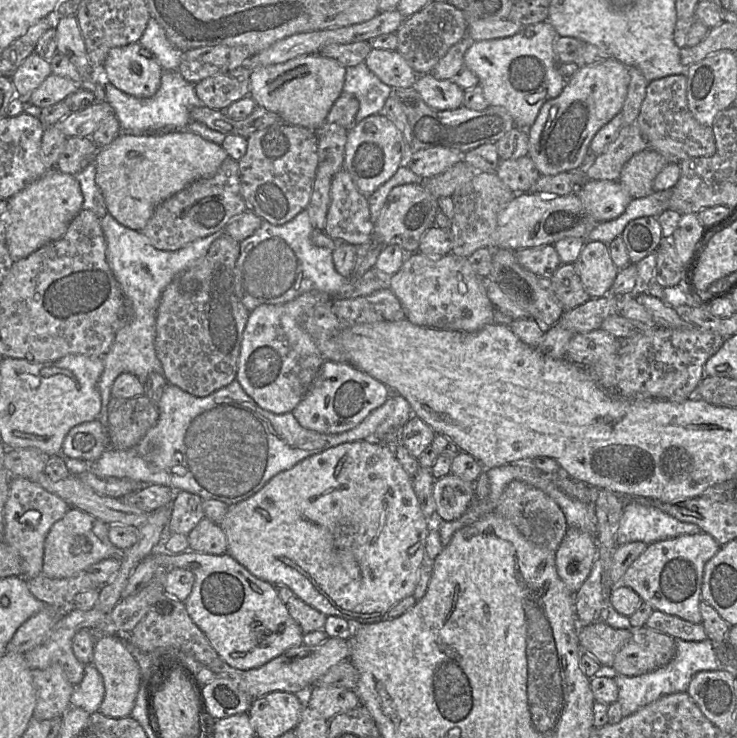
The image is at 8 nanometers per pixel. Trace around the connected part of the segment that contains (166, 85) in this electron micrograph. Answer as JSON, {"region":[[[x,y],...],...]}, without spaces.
{"region":[[[96,69],[96,73],[90,78],[104,88],[105,100],[113,108],[122,133],[185,130],[191,122],[191,109],[204,105],[196,94],[195,84],[187,82],[178,71],[162,70],[161,85],[149,98],[136,98],[122,92],[105,79],[100,69]]]}

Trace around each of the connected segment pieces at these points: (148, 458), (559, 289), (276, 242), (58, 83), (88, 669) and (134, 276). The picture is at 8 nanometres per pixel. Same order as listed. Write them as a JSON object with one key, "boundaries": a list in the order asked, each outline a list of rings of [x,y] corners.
{"boundaries":[[[[237,379],[233,380],[229,385],[220,388],[208,396],[204,397],[197,397],[188,392],[180,389],[179,387],[167,384],[160,402],[157,406],[159,411],[159,419],[158,422],[154,427],[152,427],[147,434],[143,437],[143,439],[134,447],[125,450],[113,449],[108,448],[106,449],[103,454],[95,461],[86,461],[82,459],[70,458],[68,456],[63,456],[63,460],[68,468],[68,471],[71,475],[78,475],[83,472],[91,472],[97,476],[110,476],[116,478],[128,478],[134,480],[140,484],[157,484],[157,485],[164,485],[175,492],[178,491],[187,491],[193,494],[198,495],[203,500],[219,500],[226,503],[228,506],[234,505],[239,503],[247,498],[251,497],[255,493],[257,493],[264,485],[272,479],[275,475],[285,470],[289,470],[294,467],[300,461],[321,453],[325,450],[330,448],[336,447],[341,444],[350,443],[350,442],[357,442],[363,439],[372,438],[375,435],[375,427],[382,421],[382,419],[390,412],[392,406],[392,400],[395,397],[395,394],[383,404],[382,408],[378,408],[373,411],[365,420],[363,420],[356,428],[349,430],[344,433],[340,434],[321,434],[316,431],[312,431],[302,427],[299,422],[296,420],[292,412],[285,413],[285,414],[274,414],[267,410],[262,409],[258,404],[248,396]]],[[[562,264],[550,281],[556,297],[565,311],[581,306],[591,299],[574,264]]],[[[304,209],[282,225],[263,220],[252,235],[239,242],[240,253],[234,267],[234,291],[249,312],[263,304],[289,302],[313,290],[348,299],[371,295],[389,287],[389,277],[378,272],[375,277],[367,279],[362,276],[356,281],[339,274],[334,266],[333,251],[312,243],[314,230],[308,210]]],[[[51,74],[26,97],[26,100],[37,107],[45,108],[64,101],[78,89],[79,86],[70,79]]],[[[93,662],[85,665],[83,680],[73,686],[74,690],[70,698],[71,707],[82,708],[90,714],[99,711],[105,687],[103,678]]],[[[97,211],[93,213],[100,220],[109,266],[131,307],[130,320],[117,332],[110,350],[103,356],[104,370],[98,382],[101,409],[97,420],[108,431],[108,404],[115,379],[122,373],[131,373],[144,384],[151,372],[163,375],[163,368],[155,351],[156,316],[162,292],[178,273],[193,266],[206,255],[211,244],[225,235],[225,227],[190,242],[179,250],[164,251],[155,248],[141,231],[120,224],[109,212],[104,215]]]]}

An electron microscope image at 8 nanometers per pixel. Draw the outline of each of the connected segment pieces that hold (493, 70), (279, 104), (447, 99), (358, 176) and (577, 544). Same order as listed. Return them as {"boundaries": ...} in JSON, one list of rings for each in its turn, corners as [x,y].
{"boundaries":[[[[547,21],[523,28],[513,36],[472,42],[464,62],[479,80],[484,96],[492,106],[505,108],[516,127],[527,130],[535,122],[543,104],[557,97],[565,82],[559,72],[554,42],[559,37]]],[[[320,54],[296,57],[287,62],[250,70],[250,94],[258,106],[278,114],[284,123],[320,129],[343,92],[346,67]]],[[[431,73],[418,76],[416,90],[437,110],[453,110],[463,105],[465,90],[451,80],[437,79]]],[[[375,114],[349,129],[343,168],[351,175],[359,191],[369,197],[396,173],[405,160],[405,152],[401,131],[383,114]]],[[[568,528],[556,550],[555,564],[559,577],[575,593],[589,576],[599,554],[596,537],[577,528]]]]}

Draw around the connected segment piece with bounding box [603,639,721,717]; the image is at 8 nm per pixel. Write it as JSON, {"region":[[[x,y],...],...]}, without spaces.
{"region":[[[710,639],[703,641],[674,640],[676,653],[673,659],[665,666],[652,672],[638,676],[624,676],[617,675],[612,669],[603,667],[603,673],[608,673],[615,678],[618,687],[617,701],[621,705],[623,717],[633,714],[661,696],[687,692],[692,677],[700,671],[717,671],[721,669],[714,643]]]}

